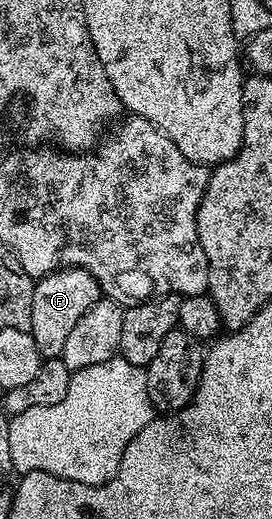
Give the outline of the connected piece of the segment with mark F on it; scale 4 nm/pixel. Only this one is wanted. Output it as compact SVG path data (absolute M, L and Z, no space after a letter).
M67 267L55 269L45 277L37 278L34 294L32 295L32 327L30 334L36 347L42 352L43 358L61 357L64 343L72 327L100 299L100 286L98 280L87 269Z

